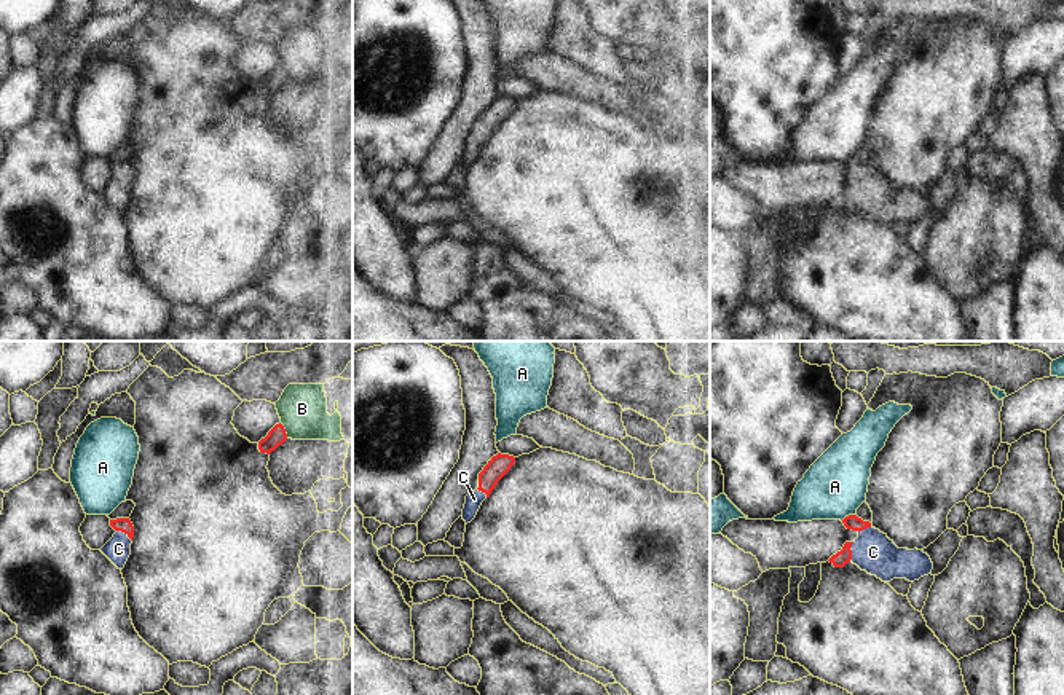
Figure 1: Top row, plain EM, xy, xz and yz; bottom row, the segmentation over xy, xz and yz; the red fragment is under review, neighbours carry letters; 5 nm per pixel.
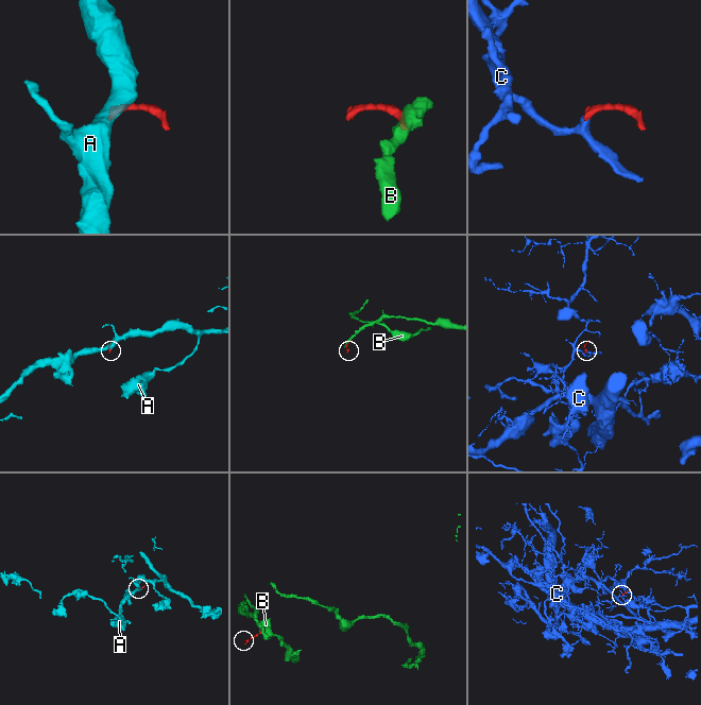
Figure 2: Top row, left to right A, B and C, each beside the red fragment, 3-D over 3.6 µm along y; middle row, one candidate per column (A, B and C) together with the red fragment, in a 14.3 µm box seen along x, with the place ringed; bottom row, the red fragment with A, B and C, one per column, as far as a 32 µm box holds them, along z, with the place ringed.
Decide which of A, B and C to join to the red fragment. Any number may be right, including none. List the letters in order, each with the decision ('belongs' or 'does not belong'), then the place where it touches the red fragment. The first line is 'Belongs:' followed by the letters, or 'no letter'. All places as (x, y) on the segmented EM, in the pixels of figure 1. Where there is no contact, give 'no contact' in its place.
Belongs: C
A: does not belong | yz (849, 515)
B: does not belong | xy (284, 431)
C: belongs | yz (851, 552)

